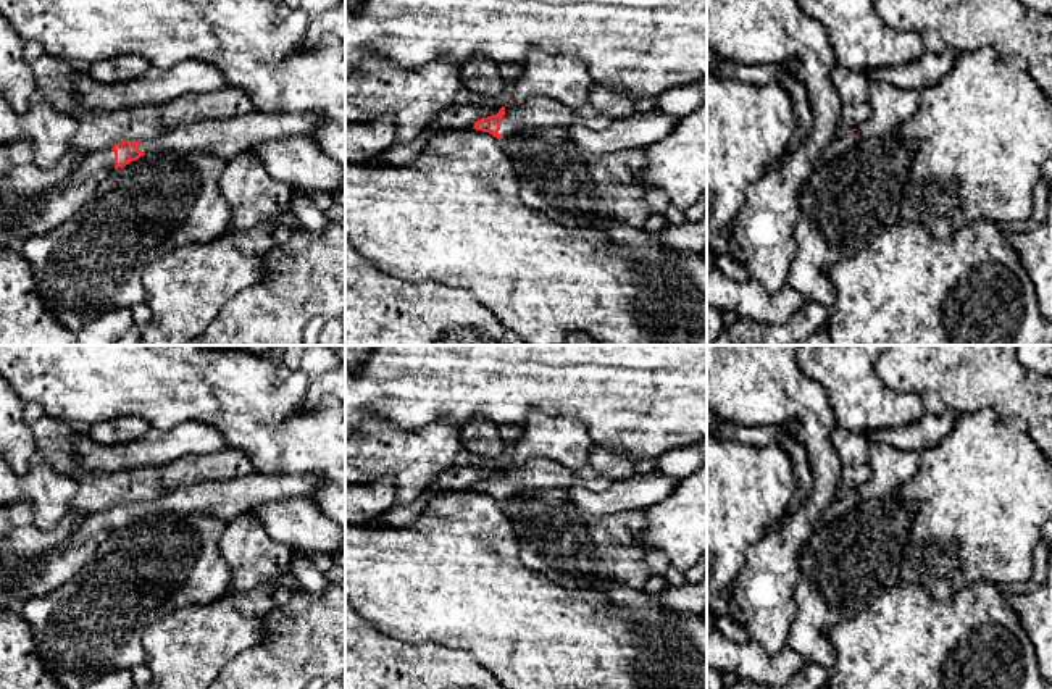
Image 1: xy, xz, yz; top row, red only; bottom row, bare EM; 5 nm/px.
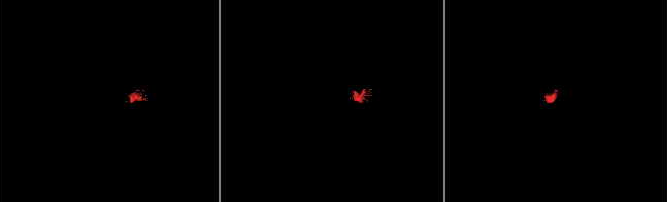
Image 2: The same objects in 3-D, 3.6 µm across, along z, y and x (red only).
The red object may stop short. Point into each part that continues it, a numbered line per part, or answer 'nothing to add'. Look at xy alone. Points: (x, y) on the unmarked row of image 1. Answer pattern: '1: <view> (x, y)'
1: xy (225, 499)
2: xy (92, 523)

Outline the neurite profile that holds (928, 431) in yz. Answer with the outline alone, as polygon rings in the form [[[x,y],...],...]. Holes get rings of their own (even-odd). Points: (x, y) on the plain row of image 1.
[[[947,408],[941,415],[926,413],[908,426],[866,432],[863,436],[870,444],[884,442],[900,450],[920,453],[925,449],[937,445],[954,429],[960,416],[960,413]]]

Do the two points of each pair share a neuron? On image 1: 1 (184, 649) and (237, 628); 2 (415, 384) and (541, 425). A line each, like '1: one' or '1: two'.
1: one
2: two

